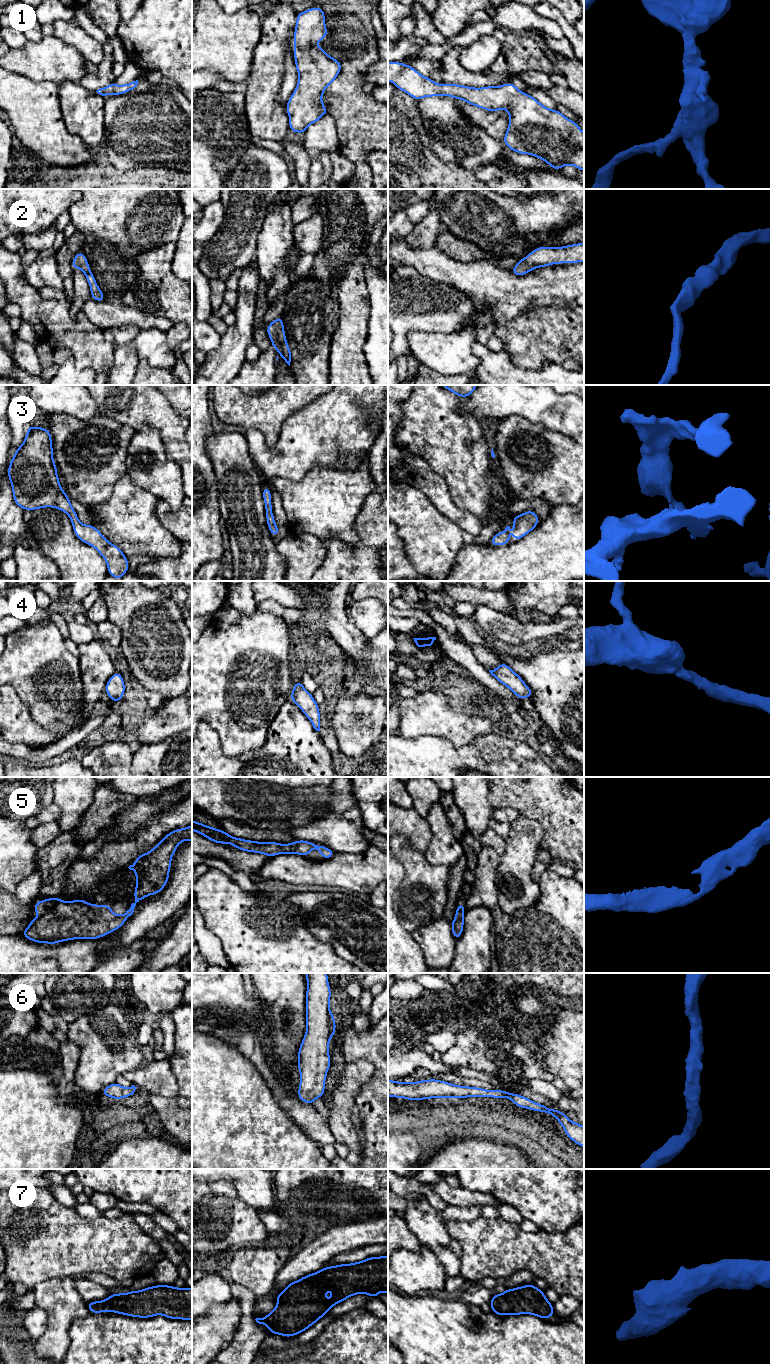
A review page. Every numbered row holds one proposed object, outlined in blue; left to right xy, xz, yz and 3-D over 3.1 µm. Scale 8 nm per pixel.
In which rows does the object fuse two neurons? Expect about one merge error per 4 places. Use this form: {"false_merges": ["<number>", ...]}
{"false_merges": []}

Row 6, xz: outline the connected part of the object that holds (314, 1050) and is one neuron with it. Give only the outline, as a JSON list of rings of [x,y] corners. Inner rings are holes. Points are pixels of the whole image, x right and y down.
[[[305,973],[306,990],[306,1032],[298,1049],[297,1067],[301,1076],[297,1095],[299,1099],[314,1106],[316,1098],[322,1098],[325,1091],[327,1071],[330,1069],[329,1042],[336,1032],[336,1020],[330,1011],[331,989],[327,973]],[[314,1106],[315,1107],[315,1106]]]

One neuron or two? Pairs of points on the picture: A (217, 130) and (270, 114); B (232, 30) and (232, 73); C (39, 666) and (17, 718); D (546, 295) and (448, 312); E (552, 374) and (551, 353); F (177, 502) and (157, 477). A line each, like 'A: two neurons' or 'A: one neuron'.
A: two neurons
B: one neuron
C: two neurons
D: two neurons
E: two neurons
F: one neuron

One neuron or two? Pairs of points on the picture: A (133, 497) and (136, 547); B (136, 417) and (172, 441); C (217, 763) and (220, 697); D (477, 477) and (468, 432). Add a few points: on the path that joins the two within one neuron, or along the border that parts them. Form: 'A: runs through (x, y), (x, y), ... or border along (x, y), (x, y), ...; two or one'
A: runs through (133, 509), (133, 526), (136, 530), (136, 535); one
B: runs through (146, 417), (153, 417), (167, 431); one
C: border along (202, 721), (218, 734), (221, 749), (227, 755); two
D: runs through (468, 466), (468, 443); one

